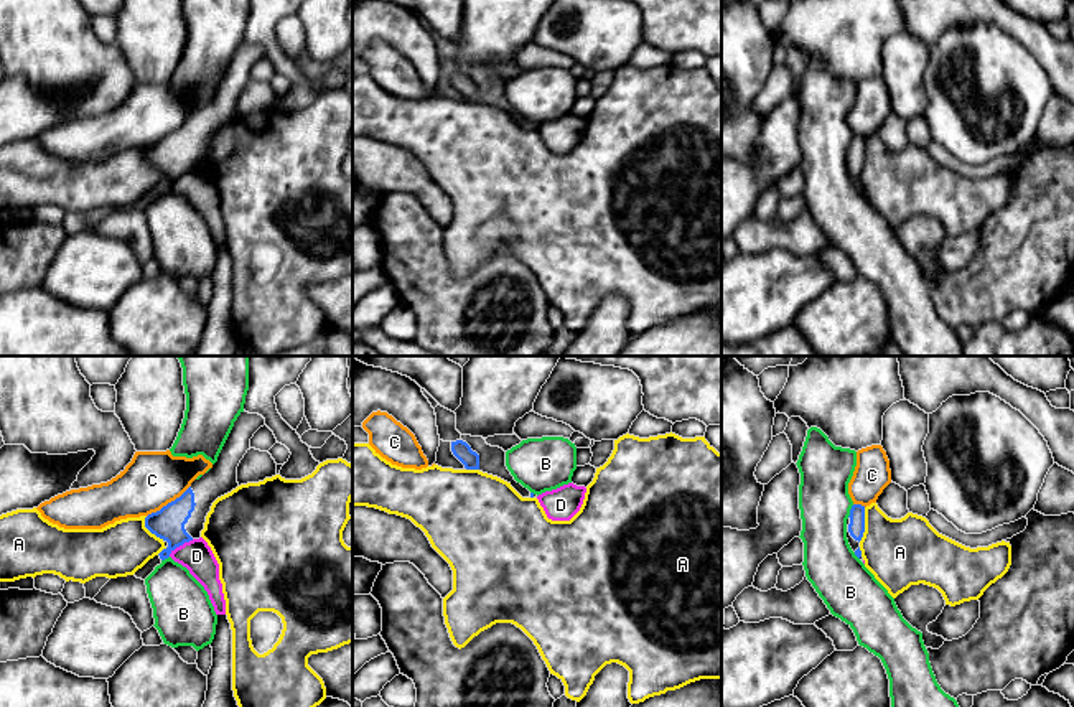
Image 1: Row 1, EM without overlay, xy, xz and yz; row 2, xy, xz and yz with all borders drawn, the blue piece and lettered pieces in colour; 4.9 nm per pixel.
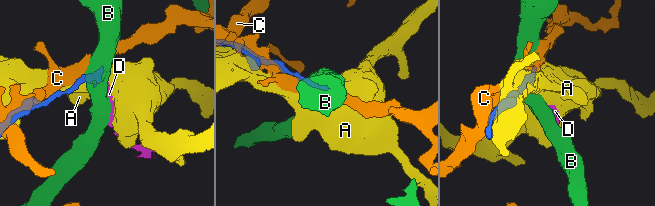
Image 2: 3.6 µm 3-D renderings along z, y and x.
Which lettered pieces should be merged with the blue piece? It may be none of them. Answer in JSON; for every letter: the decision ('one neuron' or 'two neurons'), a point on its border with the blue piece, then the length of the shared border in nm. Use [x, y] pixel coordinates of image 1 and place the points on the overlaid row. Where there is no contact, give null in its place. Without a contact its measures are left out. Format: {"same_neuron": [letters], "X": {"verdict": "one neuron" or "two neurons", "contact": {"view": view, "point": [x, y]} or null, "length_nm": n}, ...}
{"same_neuron": [], "A": {"verdict": "two neurons", "contact": {"view": "yz", "point": [863, 524]}, "length_nm": 170}, "B": {"verdict": "two neurons", "contact": {"view": "yz", "point": [850, 511]}, "length_nm": 70}, "C": {"verdict": "two neurons", "contact": {"view": "xy", "point": [168, 503]}, "length_nm": 260}, "D": {"verdict": "two neurons", "contact": {"view": "xy", "point": [180, 544]}, "length_nm": 150}}

